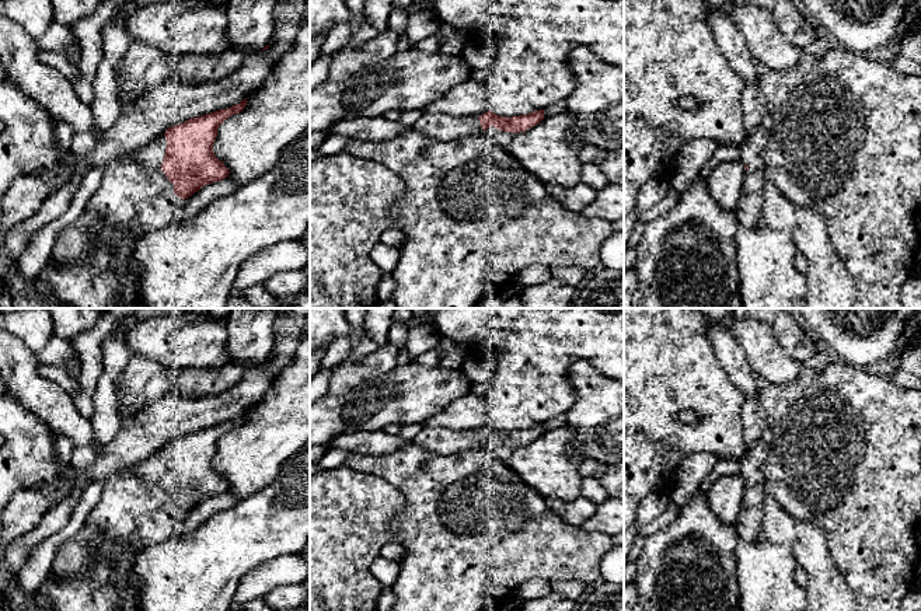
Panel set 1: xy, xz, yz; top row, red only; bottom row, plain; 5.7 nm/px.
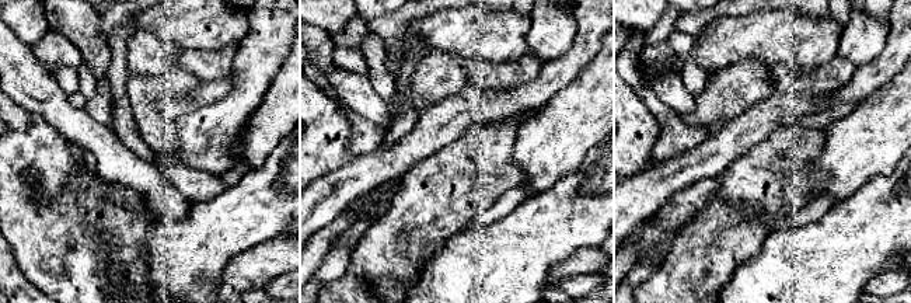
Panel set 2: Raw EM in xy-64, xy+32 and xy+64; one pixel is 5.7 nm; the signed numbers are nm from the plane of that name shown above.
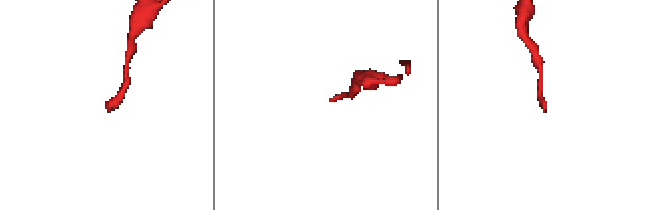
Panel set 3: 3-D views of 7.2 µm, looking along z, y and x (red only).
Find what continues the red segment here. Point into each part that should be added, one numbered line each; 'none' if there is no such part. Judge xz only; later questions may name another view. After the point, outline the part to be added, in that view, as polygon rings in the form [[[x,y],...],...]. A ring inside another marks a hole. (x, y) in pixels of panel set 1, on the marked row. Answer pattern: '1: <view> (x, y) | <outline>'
1: xz (440, 126) | [[[423,112],[414,126],[421,135],[443,142],[484,135],[477,116],[453,118],[447,114]]]

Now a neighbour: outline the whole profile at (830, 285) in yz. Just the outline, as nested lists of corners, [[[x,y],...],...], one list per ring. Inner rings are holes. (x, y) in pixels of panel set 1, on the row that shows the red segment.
[[[771,184],[764,189],[763,219],[767,227],[792,237],[796,252],[807,261],[805,308],[852,308],[854,279],[828,238],[821,213],[788,200]]]

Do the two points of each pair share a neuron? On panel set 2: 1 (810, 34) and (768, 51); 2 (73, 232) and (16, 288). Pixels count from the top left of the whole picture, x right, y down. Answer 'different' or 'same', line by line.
1: same
2: different

